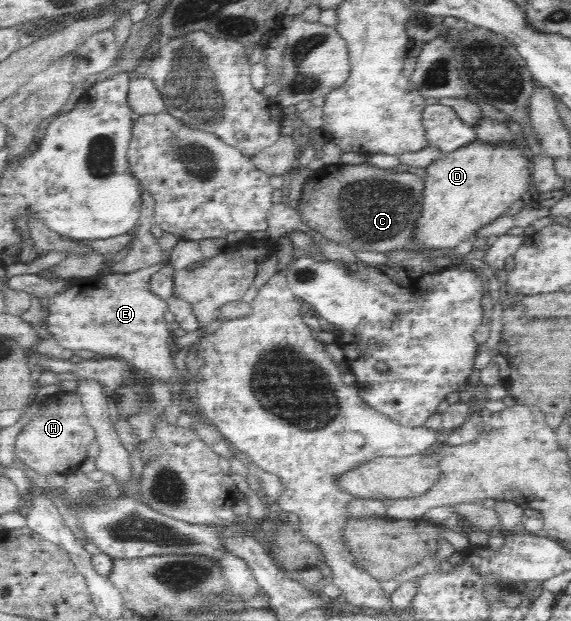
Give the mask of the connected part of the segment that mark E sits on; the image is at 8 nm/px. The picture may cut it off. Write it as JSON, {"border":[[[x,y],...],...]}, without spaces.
{"border":[[[162,259],[155,265],[138,269],[130,273],[111,273],[102,276],[98,273],[96,276],[82,278],[79,286],[54,295],[45,301],[47,305],[47,318],[43,324],[44,334],[55,340],[60,347],[64,349],[89,349],[94,351],[97,356],[101,357],[121,357],[128,361],[132,367],[135,366],[142,371],[150,373],[152,381],[169,380],[171,393],[182,395],[180,390],[182,386],[178,382],[178,374],[173,364],[173,354],[175,350],[171,345],[173,340],[172,332],[168,329],[168,322],[164,320],[164,313],[169,311],[168,302],[158,298],[158,295],[149,291],[149,279],[164,264],[168,264],[168,260]]]}

